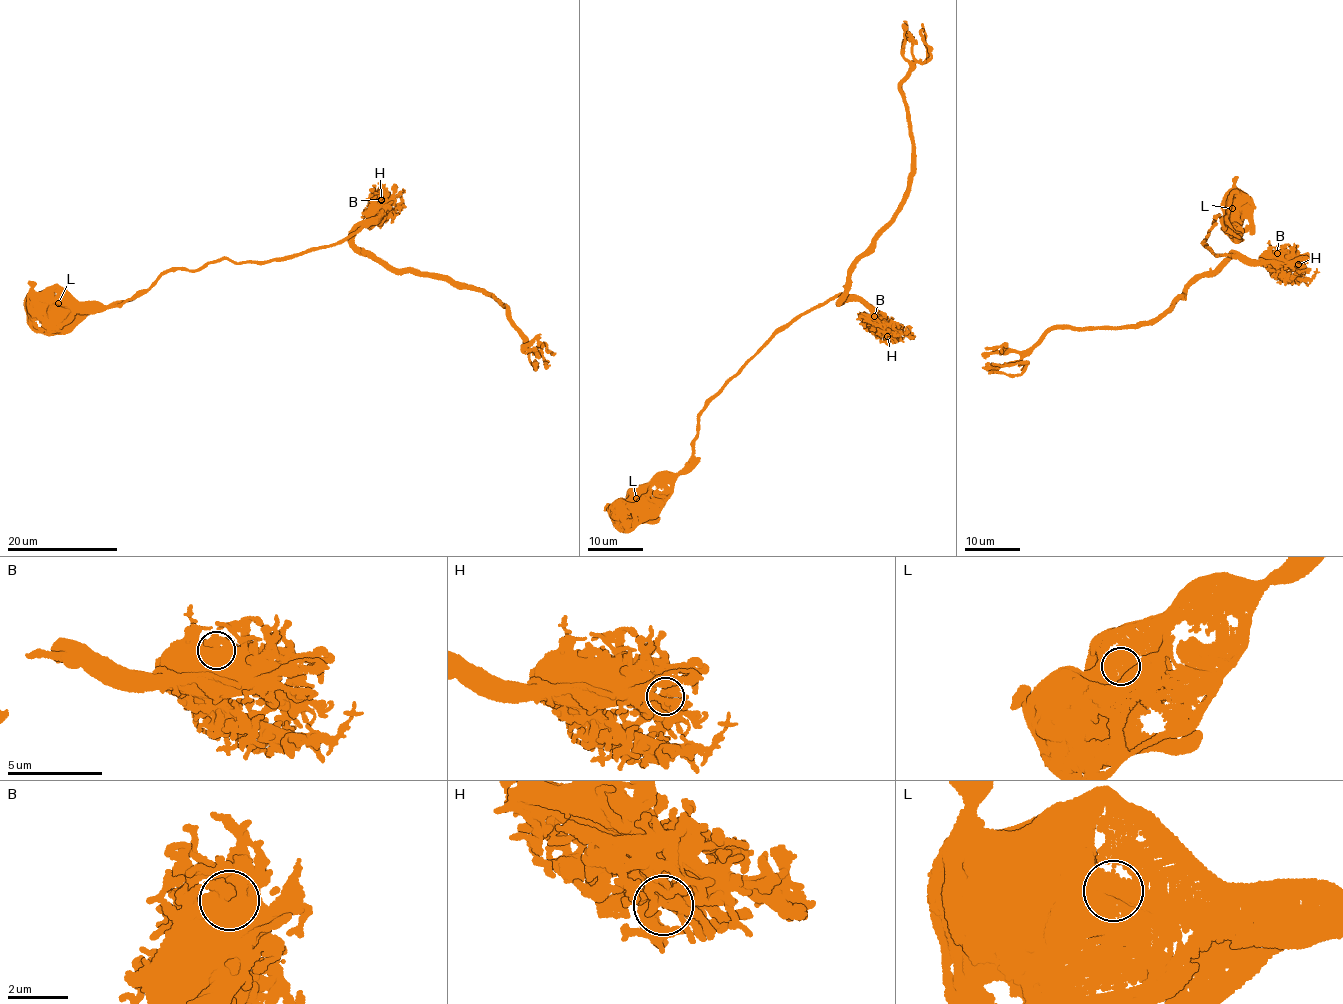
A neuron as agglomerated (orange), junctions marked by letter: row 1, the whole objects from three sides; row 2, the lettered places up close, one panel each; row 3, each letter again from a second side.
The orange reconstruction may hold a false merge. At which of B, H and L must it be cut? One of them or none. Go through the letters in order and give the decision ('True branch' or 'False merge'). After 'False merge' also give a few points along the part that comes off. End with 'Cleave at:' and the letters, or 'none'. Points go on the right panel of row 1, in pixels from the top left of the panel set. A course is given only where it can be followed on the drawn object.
B: True branch
H: True branch
L: True branch
Cleave at: none

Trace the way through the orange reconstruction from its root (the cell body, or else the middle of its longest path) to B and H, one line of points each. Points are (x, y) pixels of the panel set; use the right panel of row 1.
B: (1235, 209), (1227, 226), (1237, 234), (1218, 216), (1205, 241), (1213, 252), (1259, 262), (1277, 253)
H: (1235, 209), (1227, 226), (1236, 236), (1218, 216), (1205, 241), (1217, 256), (1298, 264)

